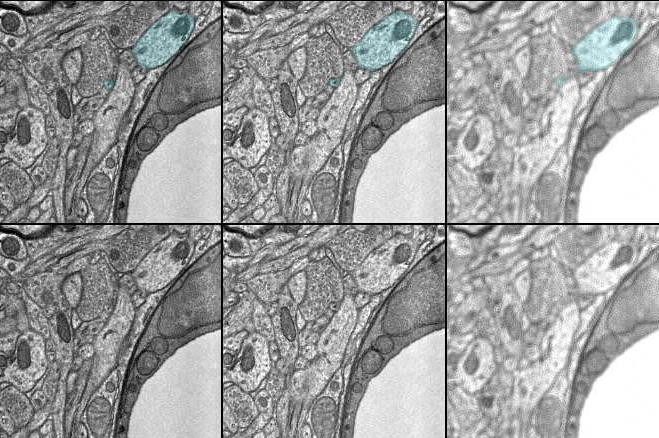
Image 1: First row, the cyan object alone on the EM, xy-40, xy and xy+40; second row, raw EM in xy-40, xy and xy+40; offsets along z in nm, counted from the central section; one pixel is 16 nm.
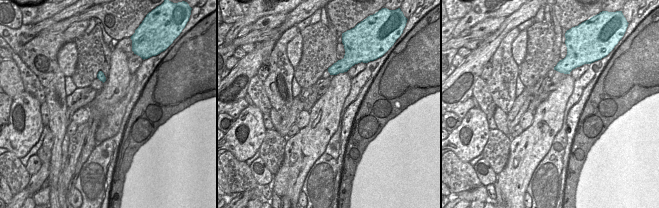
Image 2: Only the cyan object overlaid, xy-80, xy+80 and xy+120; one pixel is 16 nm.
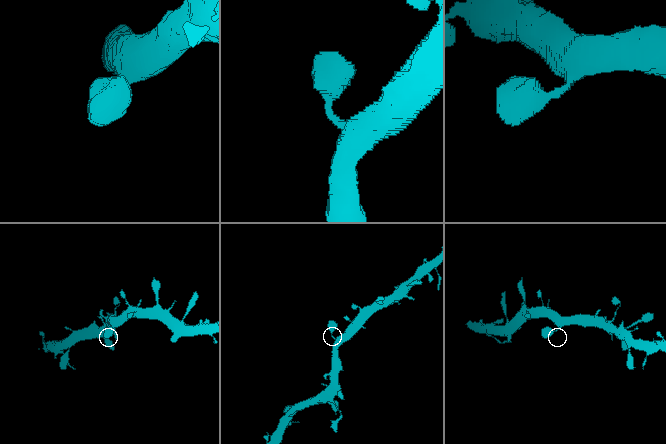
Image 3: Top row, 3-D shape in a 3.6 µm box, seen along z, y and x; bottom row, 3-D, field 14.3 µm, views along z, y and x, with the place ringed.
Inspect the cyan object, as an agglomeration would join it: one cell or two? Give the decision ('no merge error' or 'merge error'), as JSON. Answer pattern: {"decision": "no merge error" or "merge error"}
{"decision": "no merge error"}

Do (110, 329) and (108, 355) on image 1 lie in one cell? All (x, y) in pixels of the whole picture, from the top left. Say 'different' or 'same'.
same

